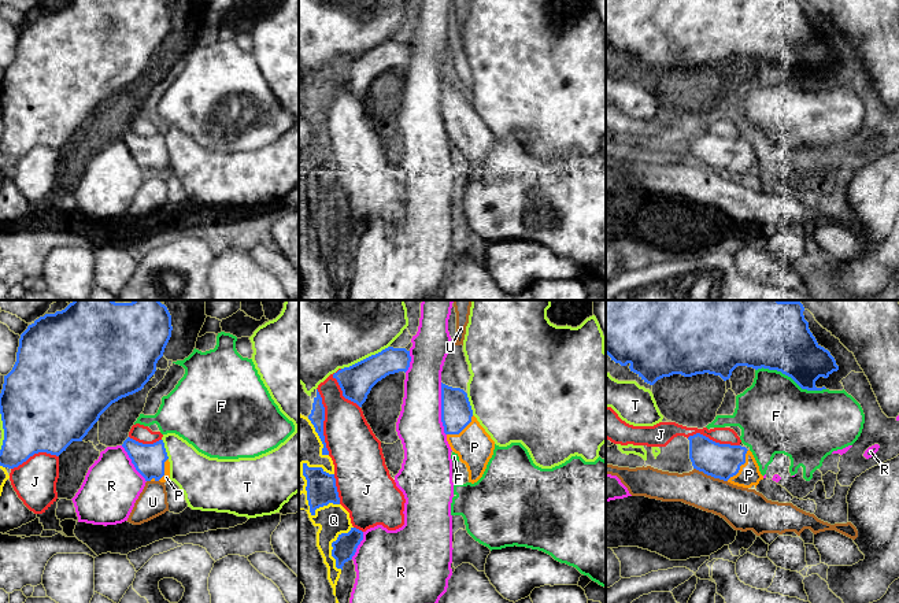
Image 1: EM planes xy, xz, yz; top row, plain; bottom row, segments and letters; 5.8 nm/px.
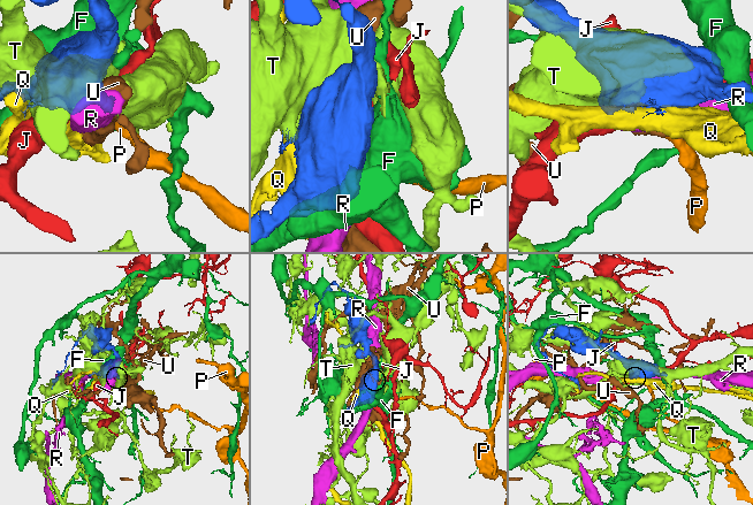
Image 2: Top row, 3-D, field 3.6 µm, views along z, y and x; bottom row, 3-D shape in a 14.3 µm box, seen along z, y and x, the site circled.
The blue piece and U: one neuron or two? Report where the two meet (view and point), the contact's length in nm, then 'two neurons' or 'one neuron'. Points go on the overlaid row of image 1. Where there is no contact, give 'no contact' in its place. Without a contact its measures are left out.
yz (710, 474) | 220 nm | two neurons

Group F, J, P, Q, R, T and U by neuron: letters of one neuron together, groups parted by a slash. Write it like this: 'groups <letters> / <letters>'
groups F / J / P / Q / R / T / U

